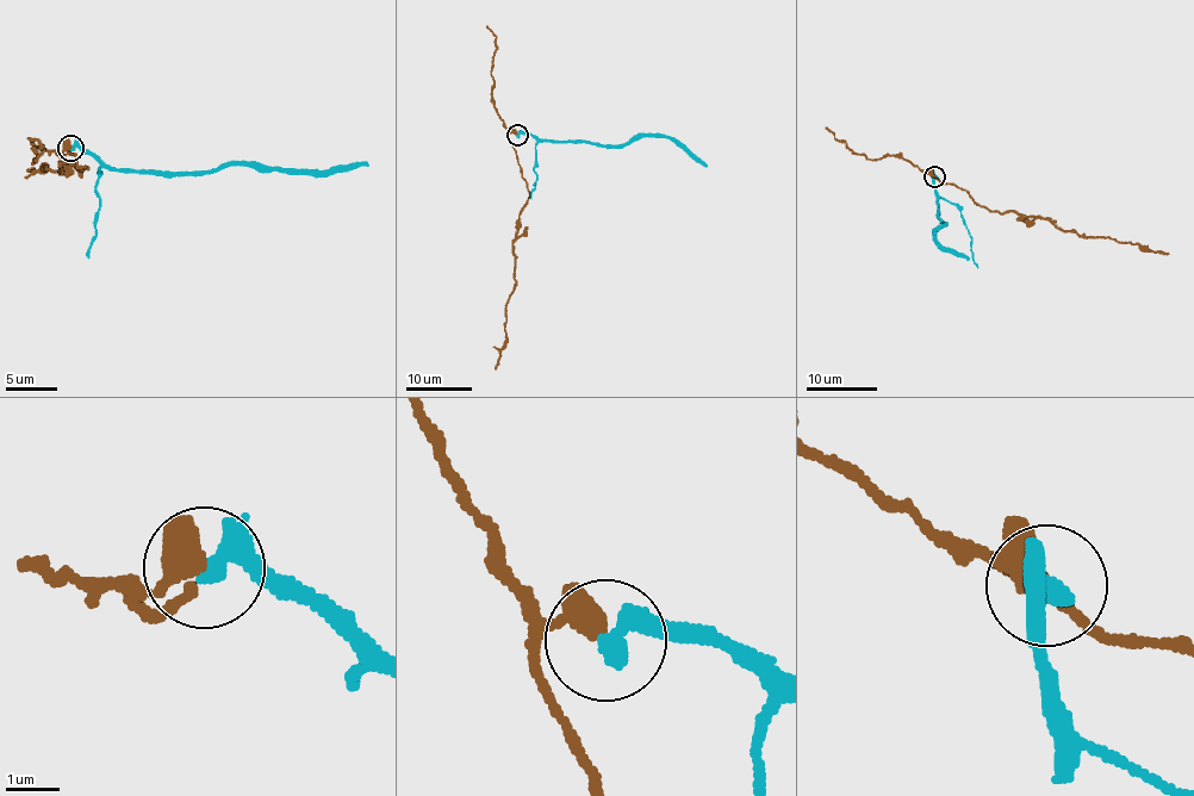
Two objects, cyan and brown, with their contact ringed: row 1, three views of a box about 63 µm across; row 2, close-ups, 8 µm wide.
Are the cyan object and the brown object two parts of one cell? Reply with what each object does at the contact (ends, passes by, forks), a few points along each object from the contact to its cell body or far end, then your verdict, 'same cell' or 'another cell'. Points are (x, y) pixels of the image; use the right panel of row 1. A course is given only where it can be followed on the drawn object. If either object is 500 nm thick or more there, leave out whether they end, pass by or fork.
cyan passes by; brown passes by; cyan runs (934, 176), (939, 222), (945, 225), (936, 232), (936, 242), (941, 248), (968, 260); brown runs (934, 176), (959, 186), (990, 210), (1038, 216), (1080, 235), (1139, 243), (1169, 254); another cell

